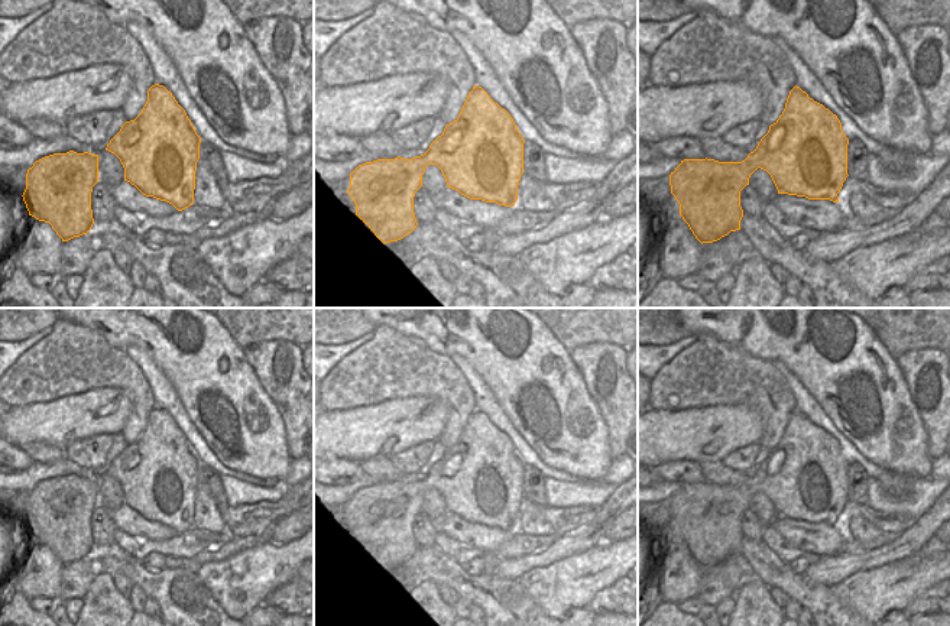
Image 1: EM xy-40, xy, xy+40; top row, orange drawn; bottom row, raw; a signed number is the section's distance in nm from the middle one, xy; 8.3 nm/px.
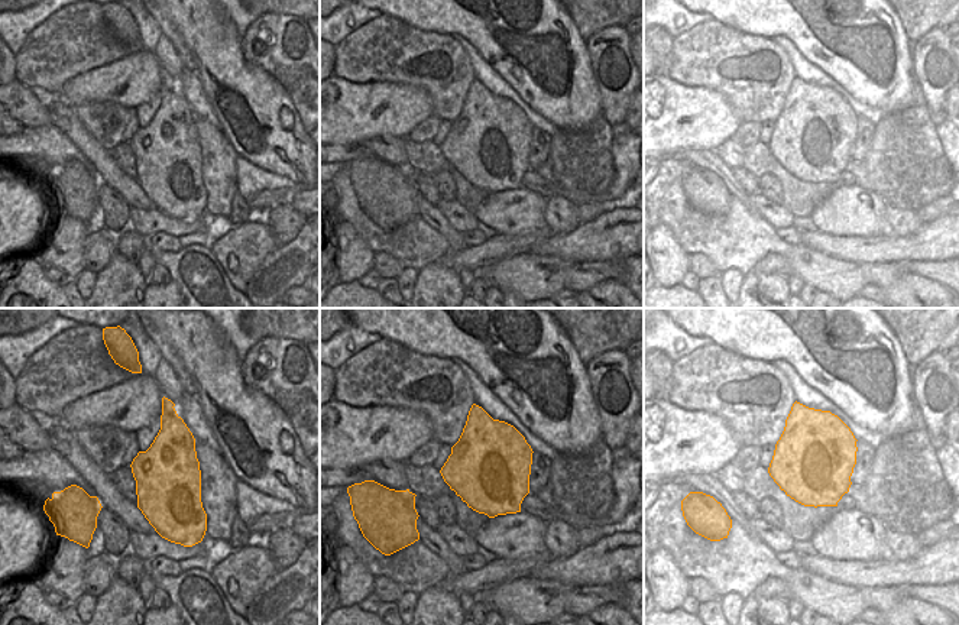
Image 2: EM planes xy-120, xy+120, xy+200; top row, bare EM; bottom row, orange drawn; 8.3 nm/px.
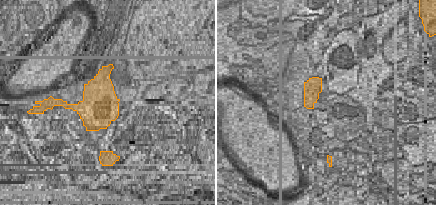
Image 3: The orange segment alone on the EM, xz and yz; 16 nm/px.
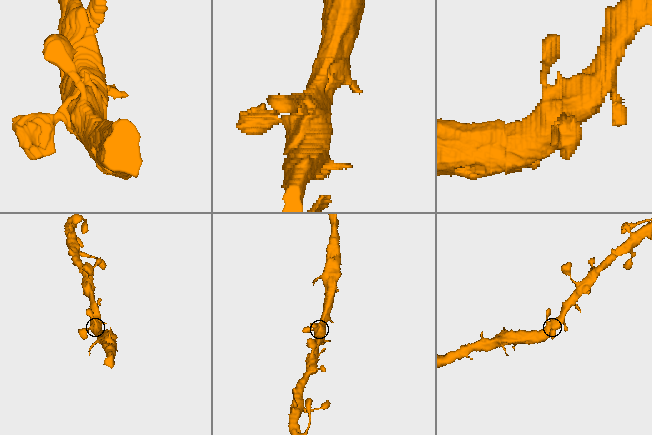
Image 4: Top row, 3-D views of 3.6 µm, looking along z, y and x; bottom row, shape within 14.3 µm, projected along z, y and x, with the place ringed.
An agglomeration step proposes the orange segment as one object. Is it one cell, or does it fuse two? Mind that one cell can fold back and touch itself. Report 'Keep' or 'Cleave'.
Keep

